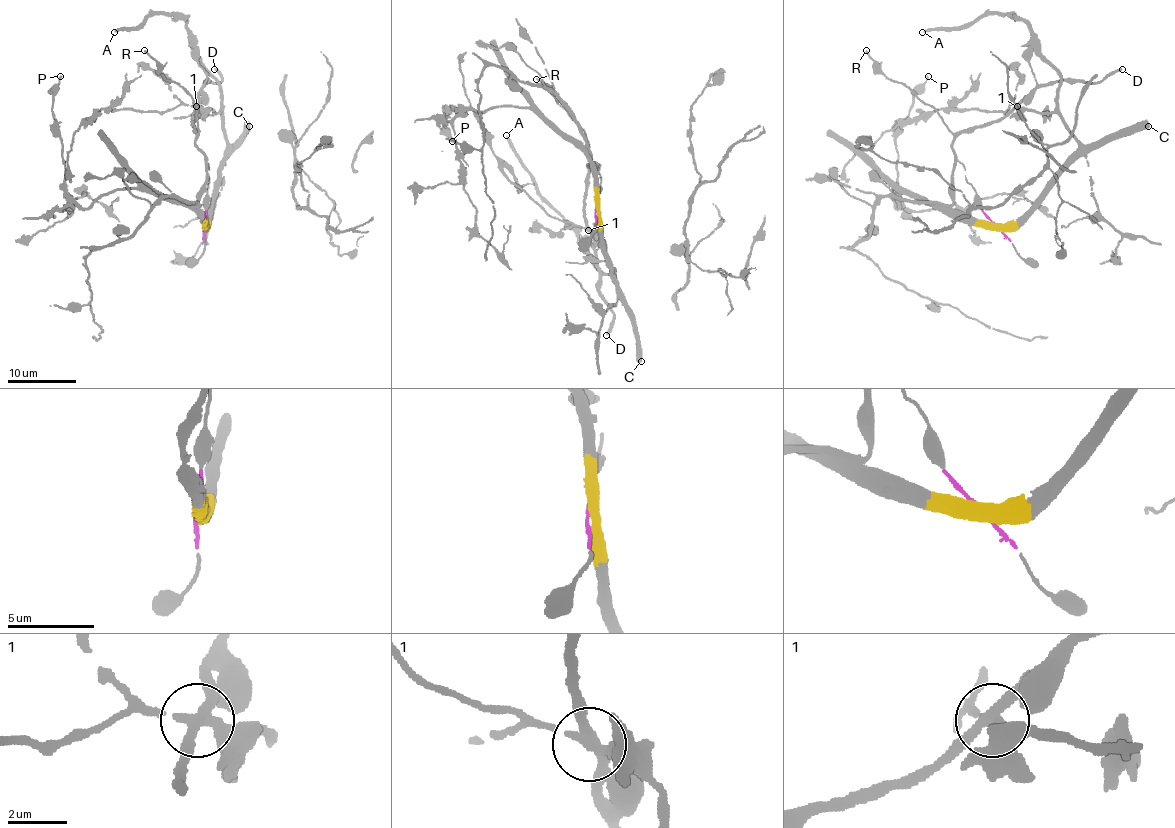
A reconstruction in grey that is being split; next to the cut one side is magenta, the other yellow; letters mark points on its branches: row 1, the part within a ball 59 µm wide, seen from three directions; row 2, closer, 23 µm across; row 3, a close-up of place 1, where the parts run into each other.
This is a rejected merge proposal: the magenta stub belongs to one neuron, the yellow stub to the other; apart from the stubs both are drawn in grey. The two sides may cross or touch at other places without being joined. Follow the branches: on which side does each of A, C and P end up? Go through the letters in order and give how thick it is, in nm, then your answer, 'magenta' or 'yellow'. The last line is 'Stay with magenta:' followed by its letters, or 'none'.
A: 240 nm thick; yellow
C: 600 nm thick; yellow
P: 200 nm thick; yellow
Stay with magenta: none

